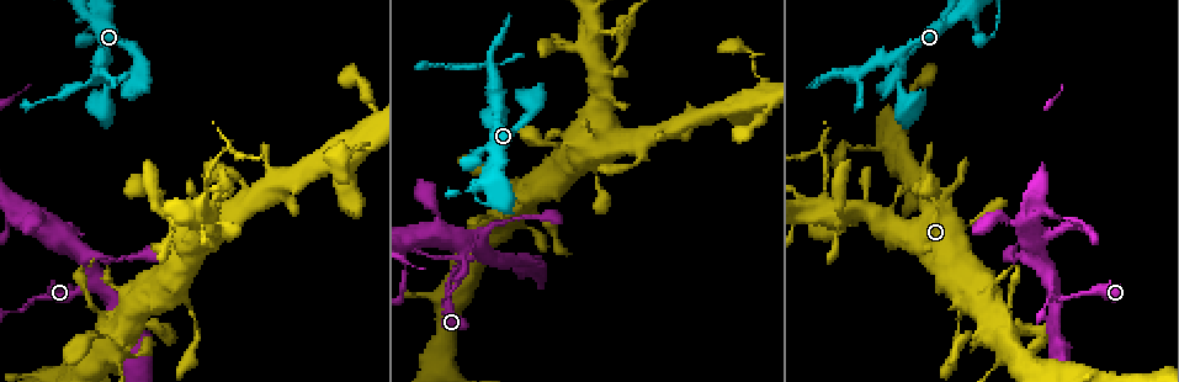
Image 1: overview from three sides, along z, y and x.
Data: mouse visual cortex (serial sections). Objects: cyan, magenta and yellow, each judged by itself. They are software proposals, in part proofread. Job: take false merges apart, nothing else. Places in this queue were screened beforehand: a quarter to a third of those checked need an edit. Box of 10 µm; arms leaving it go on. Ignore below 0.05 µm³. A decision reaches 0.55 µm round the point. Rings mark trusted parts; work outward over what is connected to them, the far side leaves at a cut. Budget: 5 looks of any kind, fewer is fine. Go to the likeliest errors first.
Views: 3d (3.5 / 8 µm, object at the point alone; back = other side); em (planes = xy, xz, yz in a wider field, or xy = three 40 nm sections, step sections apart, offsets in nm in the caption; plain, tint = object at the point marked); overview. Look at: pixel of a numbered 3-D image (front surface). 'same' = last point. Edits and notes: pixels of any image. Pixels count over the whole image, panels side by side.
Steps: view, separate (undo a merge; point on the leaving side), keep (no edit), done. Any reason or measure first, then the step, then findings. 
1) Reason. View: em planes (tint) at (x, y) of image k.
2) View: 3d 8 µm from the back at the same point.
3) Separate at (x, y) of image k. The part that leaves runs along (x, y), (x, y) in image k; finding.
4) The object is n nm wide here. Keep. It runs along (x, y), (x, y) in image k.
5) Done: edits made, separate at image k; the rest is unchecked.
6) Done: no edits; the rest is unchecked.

Sharp bend. View: 3d 3.5 µm at (97, 63) of image 1.

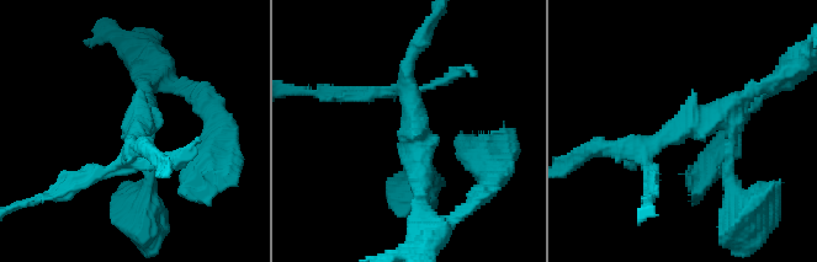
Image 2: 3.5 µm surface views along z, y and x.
Need the tissue. View: em planes (tint) at (413, 105) of image 2.

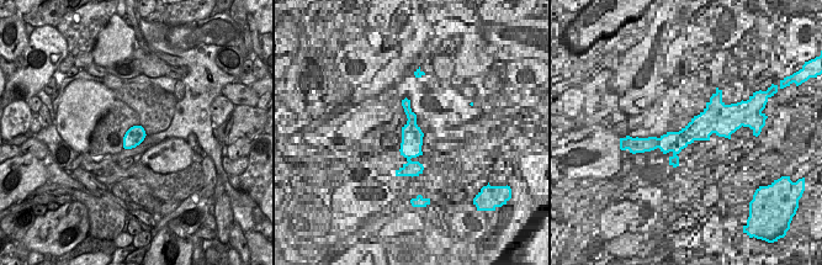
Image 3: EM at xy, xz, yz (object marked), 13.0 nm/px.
Separate at (355, 90) of image 2. The part that leaves runs along (393, 87), (370, 94), (306, 91) in image 2; two cells meet here.

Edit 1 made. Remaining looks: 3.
Three arms meet. View: 3d 3.5 µm at (1053, 296) of image 1.

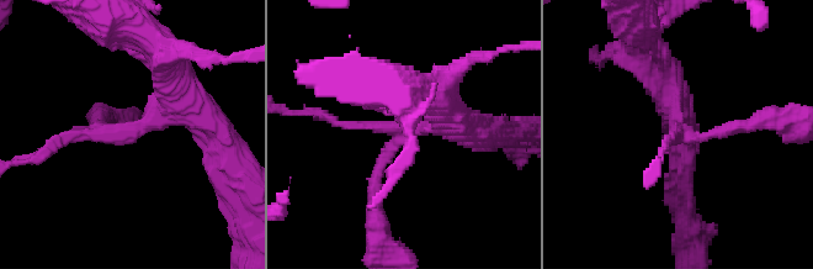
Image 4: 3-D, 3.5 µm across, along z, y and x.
3 arms meet here; the arms are 150, 150, 350 nm wide. View: em xy step 5 (tint) at (683, 138) of image 4.

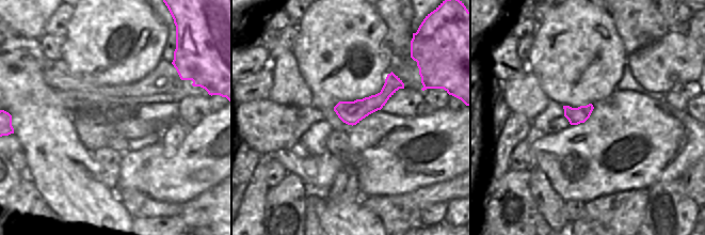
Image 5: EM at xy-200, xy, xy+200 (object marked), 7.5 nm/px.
Cut it another way. View: em xy step 3 (tint) at the same point.

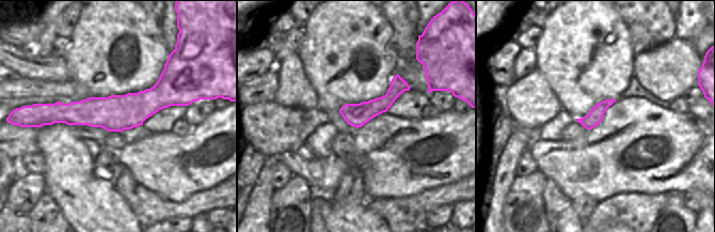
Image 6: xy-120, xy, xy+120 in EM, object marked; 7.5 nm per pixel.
Keep. It runs along (376, 206), (398, 135), (451, 119) in image 4; continuous, no second cell.

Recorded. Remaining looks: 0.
Done: edits made, separate at image 2; the rest is unchecked.

